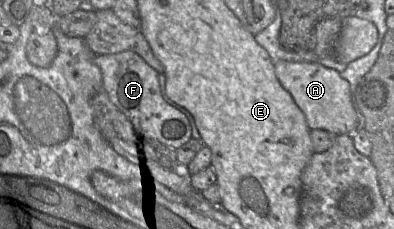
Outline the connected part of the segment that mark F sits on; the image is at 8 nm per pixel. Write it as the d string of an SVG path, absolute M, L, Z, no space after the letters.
M131 51L97 55L94 62L102 72L102 89L118 110L127 117L141 140L178 149L192 138L190 121L184 113L164 99L160 89L159 73L139 55Z

